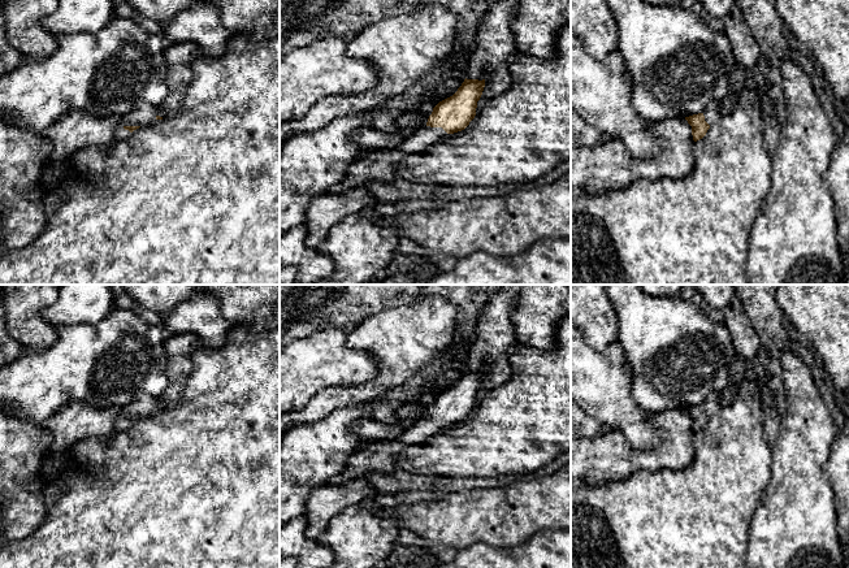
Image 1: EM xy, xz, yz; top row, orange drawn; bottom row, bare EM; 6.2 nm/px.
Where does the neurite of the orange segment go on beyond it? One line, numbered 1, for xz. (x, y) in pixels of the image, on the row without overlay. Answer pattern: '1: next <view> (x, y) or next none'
1: next xz (419, 432)

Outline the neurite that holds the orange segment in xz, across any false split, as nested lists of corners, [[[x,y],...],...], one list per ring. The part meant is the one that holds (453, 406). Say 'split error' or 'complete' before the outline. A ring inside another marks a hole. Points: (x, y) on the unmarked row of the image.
split error; [[[464,370],[458,382],[439,393],[424,419],[411,424],[397,439],[407,446],[426,442],[447,425],[464,421],[476,407],[485,370]]]

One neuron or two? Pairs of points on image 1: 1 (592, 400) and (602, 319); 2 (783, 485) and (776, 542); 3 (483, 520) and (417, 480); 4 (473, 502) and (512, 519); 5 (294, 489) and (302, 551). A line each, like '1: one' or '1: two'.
1: two
2: one
3: two
4: one
5: one

